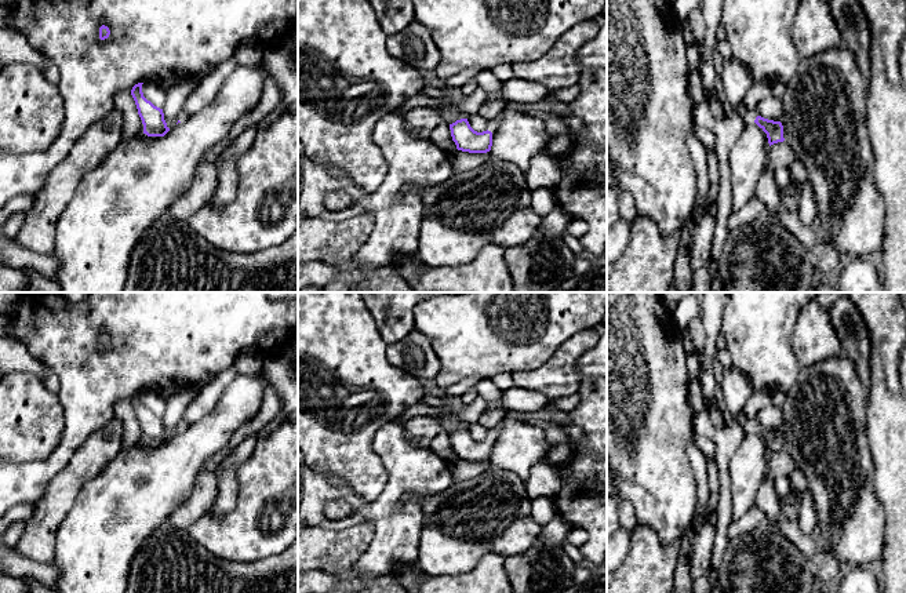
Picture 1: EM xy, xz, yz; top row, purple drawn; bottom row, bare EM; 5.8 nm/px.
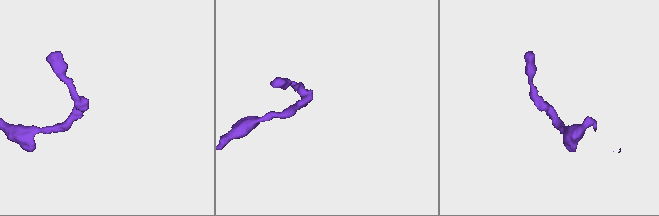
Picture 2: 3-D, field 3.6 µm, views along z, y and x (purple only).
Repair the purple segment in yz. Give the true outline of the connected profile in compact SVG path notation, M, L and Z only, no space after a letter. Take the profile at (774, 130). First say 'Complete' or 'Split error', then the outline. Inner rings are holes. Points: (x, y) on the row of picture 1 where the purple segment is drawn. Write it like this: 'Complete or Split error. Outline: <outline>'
Split error. Outline: M743 102L736 106L736 112L745 124L756 123L767 134L769 146L785 141L783 125L781 121L768 120L758 116L756 112L749 110Z

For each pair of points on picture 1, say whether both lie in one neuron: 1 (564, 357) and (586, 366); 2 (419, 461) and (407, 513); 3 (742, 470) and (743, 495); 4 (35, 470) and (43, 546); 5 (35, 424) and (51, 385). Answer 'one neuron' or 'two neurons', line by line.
1: two neurons
2: one neuron
3: one neuron
4: two neurons
5: two neurons

